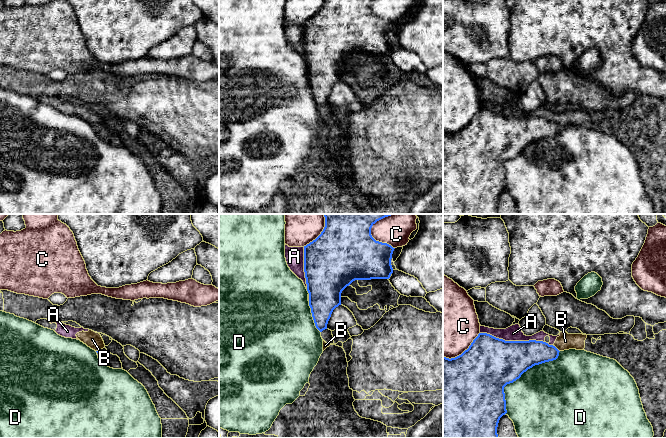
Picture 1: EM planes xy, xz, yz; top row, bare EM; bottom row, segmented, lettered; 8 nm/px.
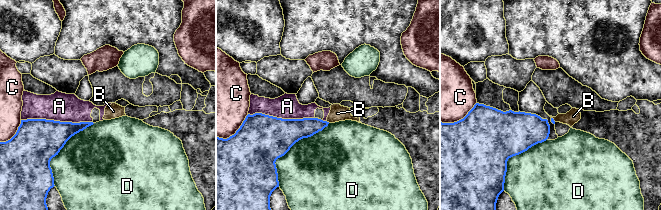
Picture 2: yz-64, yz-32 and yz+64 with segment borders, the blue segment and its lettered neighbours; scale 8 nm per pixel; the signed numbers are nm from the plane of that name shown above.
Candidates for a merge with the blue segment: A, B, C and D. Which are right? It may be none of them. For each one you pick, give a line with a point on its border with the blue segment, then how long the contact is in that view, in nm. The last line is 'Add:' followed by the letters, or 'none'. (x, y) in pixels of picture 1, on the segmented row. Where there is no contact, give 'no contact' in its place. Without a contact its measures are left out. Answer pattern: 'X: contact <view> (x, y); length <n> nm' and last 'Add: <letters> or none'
Add: none

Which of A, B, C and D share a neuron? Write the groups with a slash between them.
A B / C / D

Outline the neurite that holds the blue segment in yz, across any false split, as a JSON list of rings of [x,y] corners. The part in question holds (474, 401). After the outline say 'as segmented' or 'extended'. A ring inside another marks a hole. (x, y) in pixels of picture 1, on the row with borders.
[[[479,333],[469,348],[461,355],[451,359],[443,357],[443,438],[499,438],[497,434],[498,423],[500,418],[507,413],[504,387],[519,379],[524,372],[533,366],[556,360],[559,352],[555,346],[543,341],[505,341],[487,333]]]; as segmented

